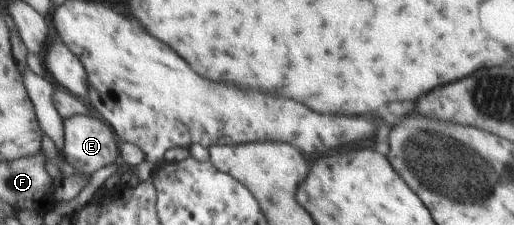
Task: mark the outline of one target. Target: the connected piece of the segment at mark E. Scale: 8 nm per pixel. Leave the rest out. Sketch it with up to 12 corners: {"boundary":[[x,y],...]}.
{"boundary":[[96,115],[63,120],[65,161],[94,173],[118,163],[112,128]]}

